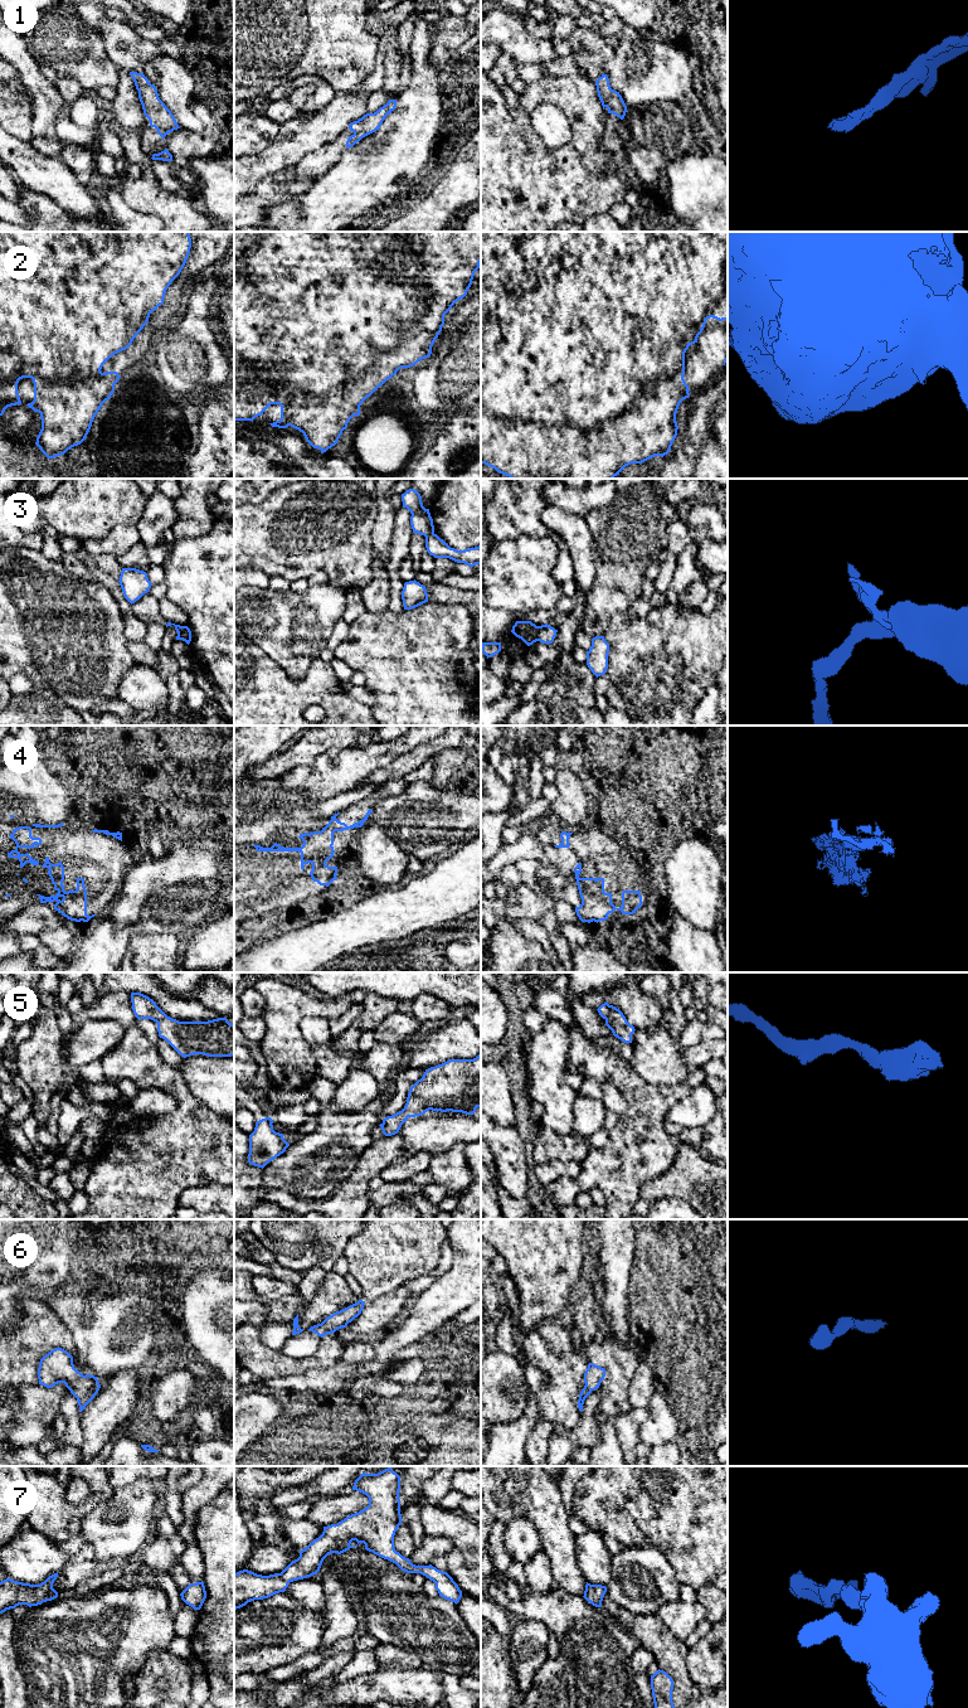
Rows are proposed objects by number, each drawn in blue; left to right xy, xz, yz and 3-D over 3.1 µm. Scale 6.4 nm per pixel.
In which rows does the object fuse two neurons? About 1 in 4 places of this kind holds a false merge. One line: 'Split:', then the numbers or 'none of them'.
Split: 3

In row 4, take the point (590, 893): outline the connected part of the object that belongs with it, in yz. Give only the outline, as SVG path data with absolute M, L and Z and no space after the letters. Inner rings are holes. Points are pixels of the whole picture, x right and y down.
M582 863L574 868L577 885L582 898L582 904L575 907L577 916L582 922L600 922L608 919L608 914L616 909L622 914L633 914L642 907L639 891L623 891L622 906L617 908L612 903L612 893L604 892L604 878L580 878Z

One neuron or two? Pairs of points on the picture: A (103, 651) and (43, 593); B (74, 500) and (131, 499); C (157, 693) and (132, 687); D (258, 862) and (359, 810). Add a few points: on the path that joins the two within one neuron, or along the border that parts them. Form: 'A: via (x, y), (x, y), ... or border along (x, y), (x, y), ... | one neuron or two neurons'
A: via (88, 639), (58, 609) | one neuron
B: via (88, 500), (117, 499) | one neuron
C: via (151, 692), (139, 688) | one neuron
D: via (283, 862), (305, 862), (334, 835) | one neuron

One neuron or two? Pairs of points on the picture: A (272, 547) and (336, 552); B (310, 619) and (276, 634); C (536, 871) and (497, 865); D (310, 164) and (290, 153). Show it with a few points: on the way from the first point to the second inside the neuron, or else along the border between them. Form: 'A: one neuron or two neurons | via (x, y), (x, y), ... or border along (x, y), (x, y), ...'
A: one neuron | via (288, 547), (320, 547)
B: one neuron | via (301, 625), (292, 631), (285, 631)
C: two neurons | border along (539, 859), (523, 859), (517, 864)
D: two neurons | border along (327, 144), (310, 151), (293, 168)

